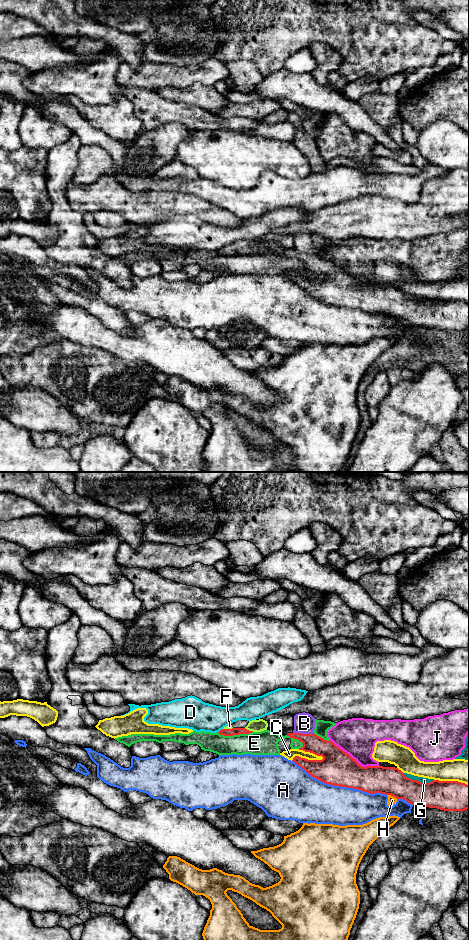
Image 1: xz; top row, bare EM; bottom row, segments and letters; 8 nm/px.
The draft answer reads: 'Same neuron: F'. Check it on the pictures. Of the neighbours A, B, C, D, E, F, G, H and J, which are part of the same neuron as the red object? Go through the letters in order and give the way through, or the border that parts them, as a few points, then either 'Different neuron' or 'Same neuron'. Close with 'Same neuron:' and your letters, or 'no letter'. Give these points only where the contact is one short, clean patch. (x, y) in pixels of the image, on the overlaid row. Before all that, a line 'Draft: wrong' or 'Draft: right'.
Draft: right
A: Different neuron
B: Boundary: xz (293, 732), (313, 733). Different neuron
C: Different neuron
D: Different neuron
E: Different neuron
F: Path across: xz (234, 731), (248, 730), (255, 725). Same neuron
G: Different neuron
H: Different neuron
J: Different neuron
Same neuron: F

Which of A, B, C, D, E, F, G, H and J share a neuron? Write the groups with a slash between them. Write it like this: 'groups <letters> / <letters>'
groups A / B / C / D / E / F / G / H / J

